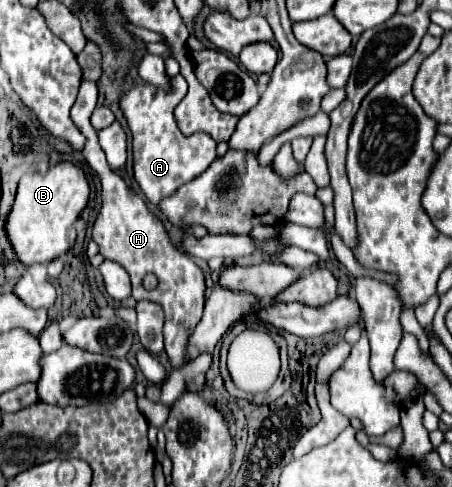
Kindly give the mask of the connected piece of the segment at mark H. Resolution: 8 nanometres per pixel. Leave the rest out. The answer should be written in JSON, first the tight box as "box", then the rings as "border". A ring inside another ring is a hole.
{"box":[72,81,206,369],"border":[[[84,81],[78,93],[78,99],[72,107],[72,121],[76,123],[80,133],[86,137],[82,155],[88,161],[88,165],[100,175],[100,181],[102,181],[102,209],[92,227],[92,239],[98,243],[100,253],[106,259],[120,263],[130,273],[132,297],[136,301],[148,299],[148,301],[162,305],[164,315],[166,315],[166,323],[164,323],[166,355],[170,359],[170,365],[174,369],[180,369],[190,363],[188,337],[192,335],[192,329],[198,325],[202,317],[204,289],[206,289],[204,273],[190,257],[182,255],[174,247],[164,225],[148,209],[146,201],[138,193],[134,193],[118,173],[110,169],[106,155],[98,145],[98,131],[90,123],[92,109],[96,107],[96,97],[98,97],[96,81]],[[146,273],[154,273],[158,277],[158,287],[154,291],[144,291],[142,287],[142,279]]]}

